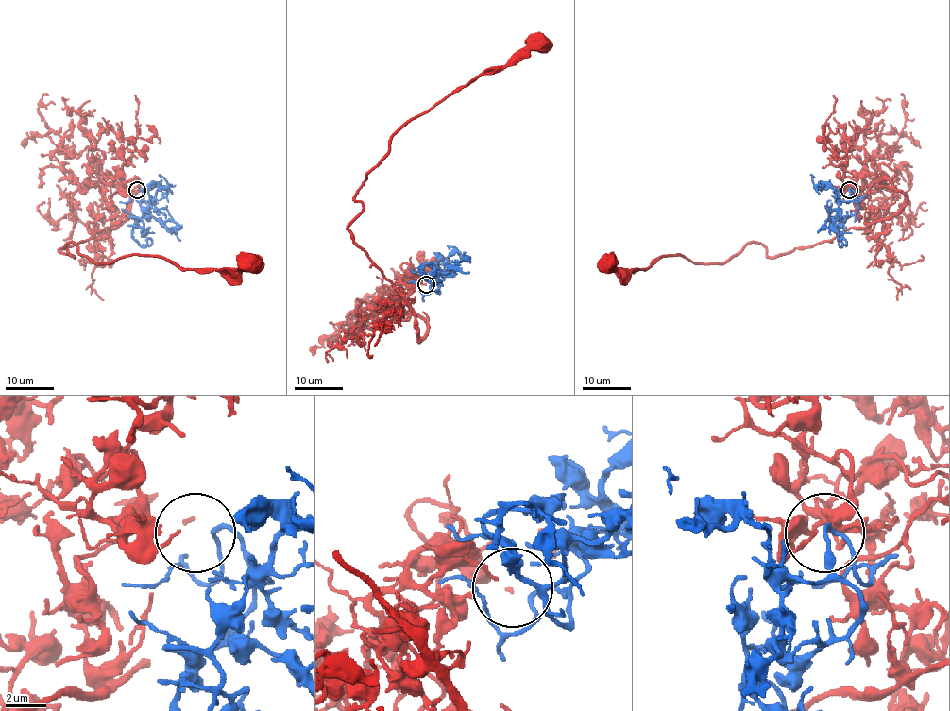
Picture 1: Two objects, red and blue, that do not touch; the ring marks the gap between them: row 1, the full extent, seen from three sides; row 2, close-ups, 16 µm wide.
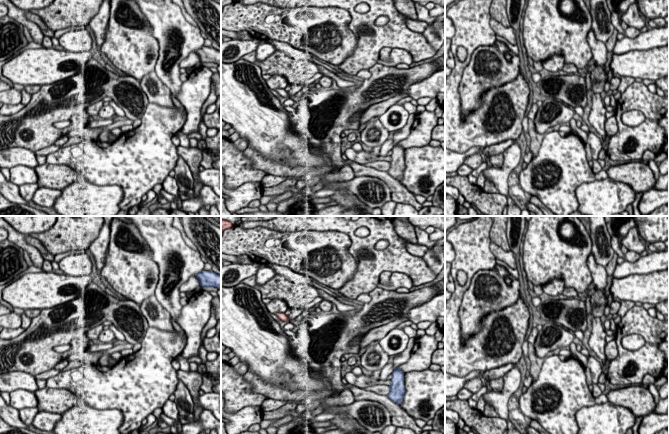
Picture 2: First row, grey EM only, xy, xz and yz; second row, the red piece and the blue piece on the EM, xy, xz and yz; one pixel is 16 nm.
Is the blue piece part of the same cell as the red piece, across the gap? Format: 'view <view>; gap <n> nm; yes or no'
view xz; gap 1850 nm; yes

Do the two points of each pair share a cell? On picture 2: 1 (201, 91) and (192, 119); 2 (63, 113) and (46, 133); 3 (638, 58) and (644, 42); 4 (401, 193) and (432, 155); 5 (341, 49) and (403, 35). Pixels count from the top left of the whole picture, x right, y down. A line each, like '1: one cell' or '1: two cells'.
1: one cell
2: one cell
3: two cells
4: two cells
5: two cells

